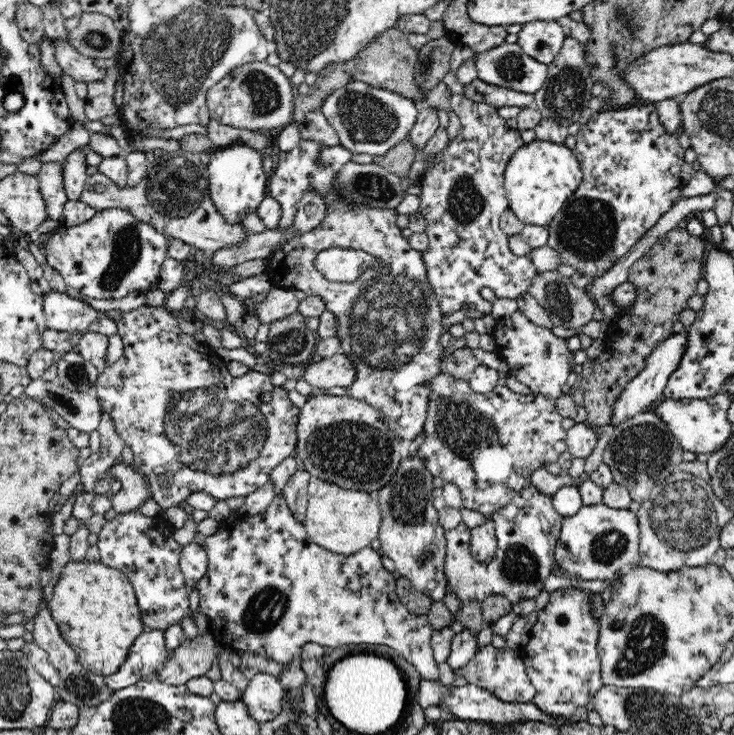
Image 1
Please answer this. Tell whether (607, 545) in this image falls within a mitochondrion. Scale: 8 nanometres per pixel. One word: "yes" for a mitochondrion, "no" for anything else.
yes

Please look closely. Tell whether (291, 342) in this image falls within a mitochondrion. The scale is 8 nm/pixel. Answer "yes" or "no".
yes

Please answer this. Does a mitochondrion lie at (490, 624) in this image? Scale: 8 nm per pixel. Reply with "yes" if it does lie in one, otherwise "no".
no

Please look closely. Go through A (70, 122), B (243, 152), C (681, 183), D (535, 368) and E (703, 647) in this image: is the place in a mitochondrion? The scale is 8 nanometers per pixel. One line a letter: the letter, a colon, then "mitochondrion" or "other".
A: other
B: other
C: other
D: other
E: other

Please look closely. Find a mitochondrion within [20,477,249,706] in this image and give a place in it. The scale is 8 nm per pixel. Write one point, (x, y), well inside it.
(79, 684)

